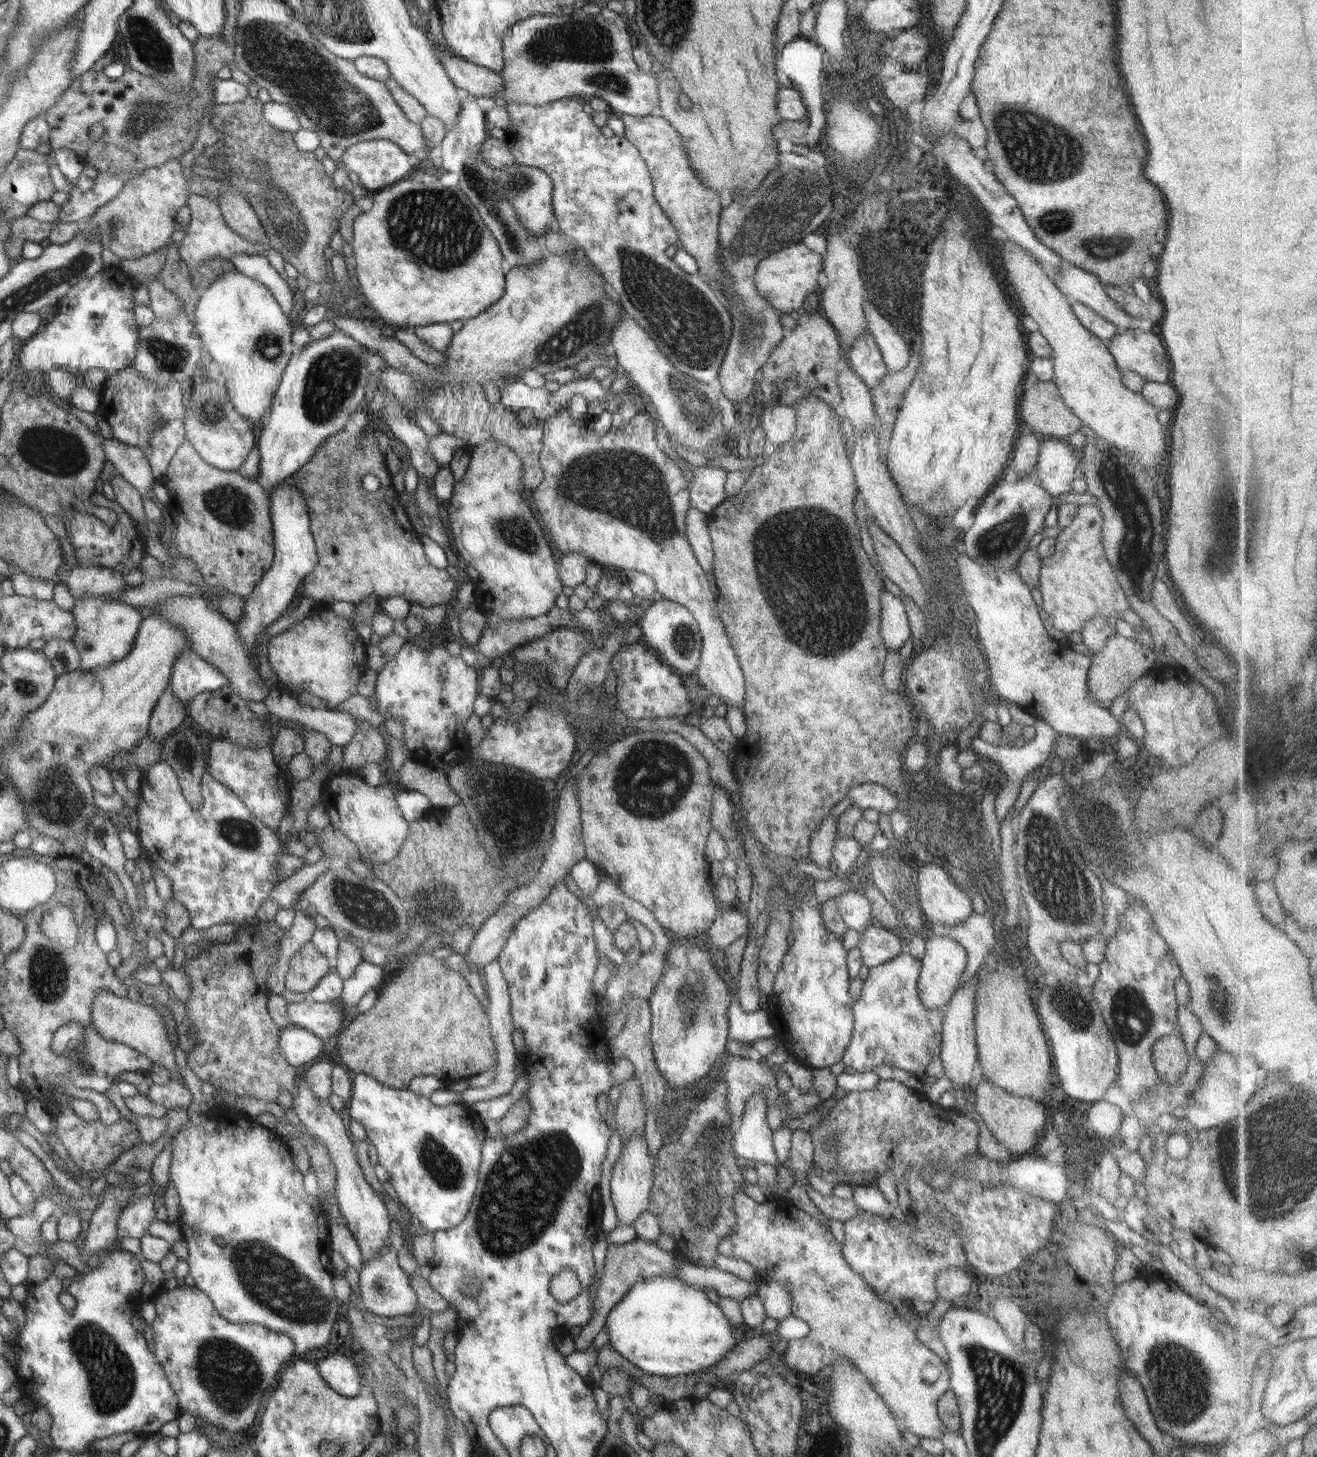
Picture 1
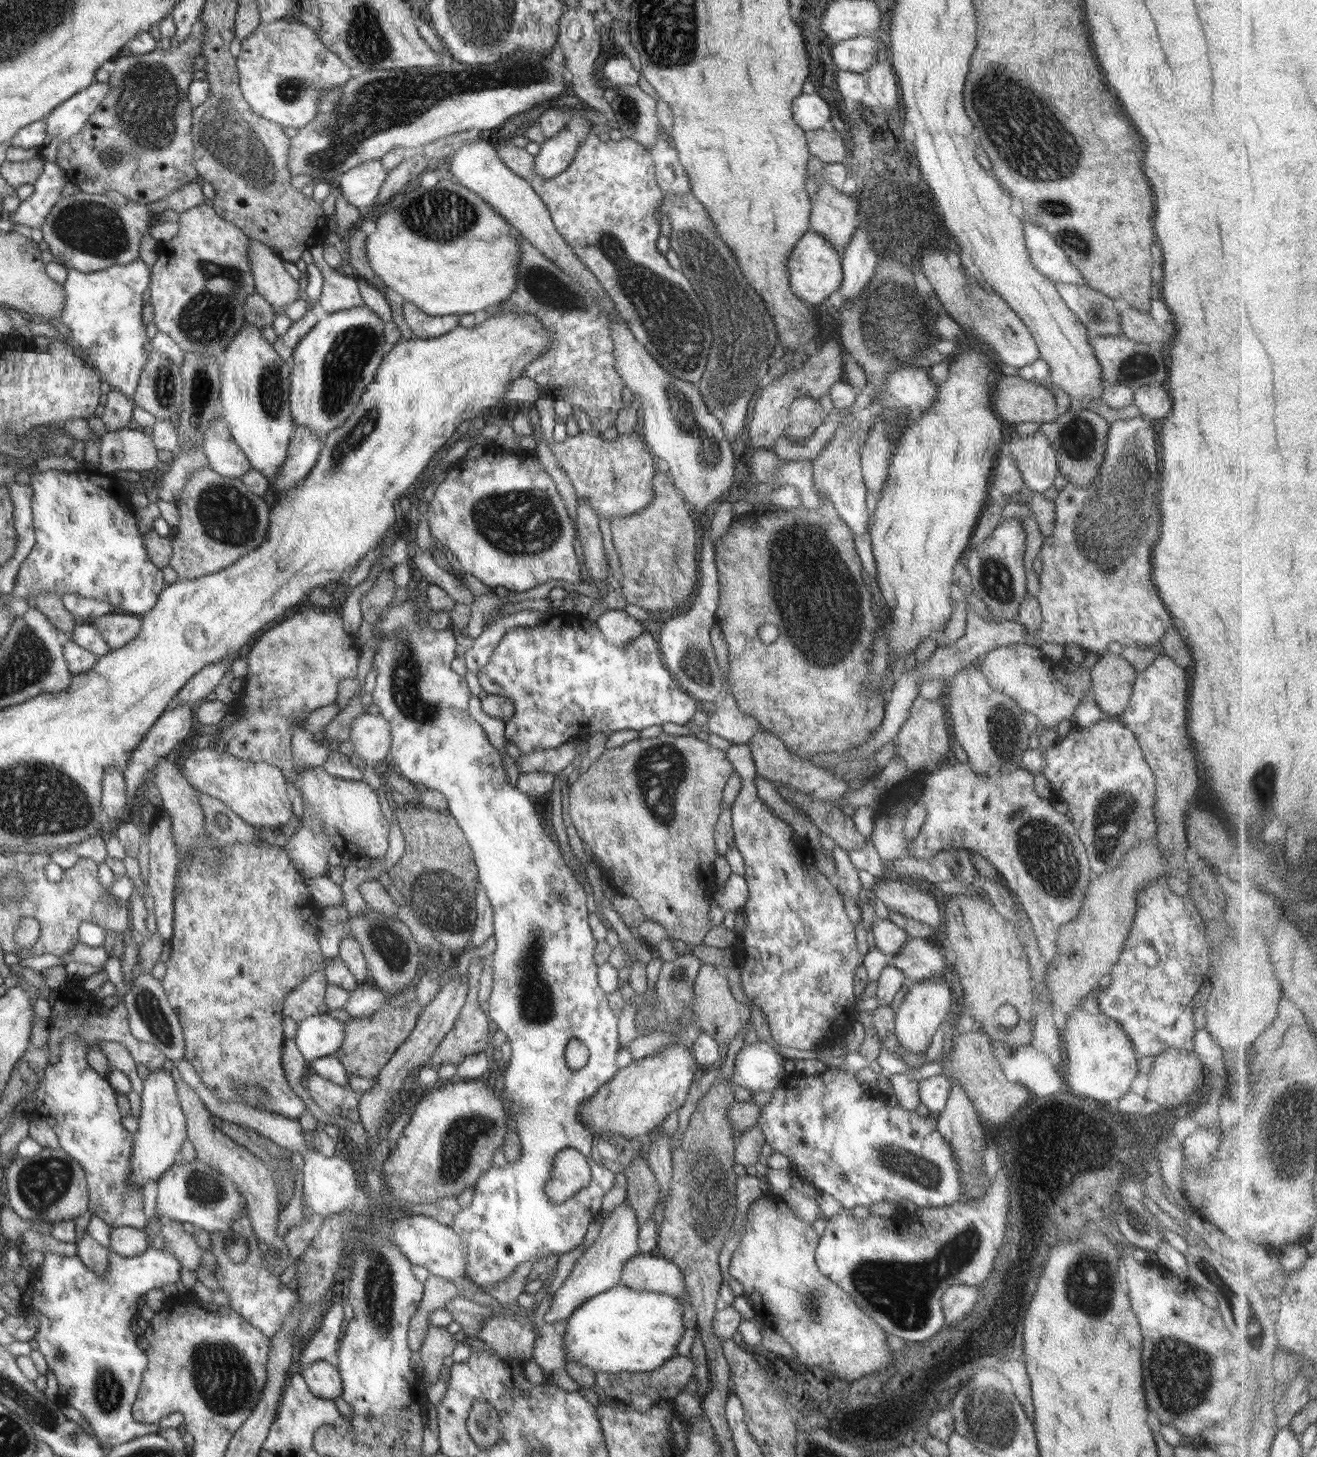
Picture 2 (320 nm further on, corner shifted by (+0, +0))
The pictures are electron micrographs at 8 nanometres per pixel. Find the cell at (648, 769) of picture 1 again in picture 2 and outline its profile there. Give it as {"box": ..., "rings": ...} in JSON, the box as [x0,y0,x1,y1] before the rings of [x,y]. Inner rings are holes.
{"box":[569,731,734,949],"rings":[[[663,731],[655,738],[634,739],[622,746],[606,749],[586,770],[586,773],[580,775],[569,788],[570,816],[577,829],[577,834],[582,842],[586,842],[592,852],[596,854],[596,858],[600,862],[599,866],[606,868],[608,876],[614,878],[616,890],[624,896],[631,896],[637,900],[648,920],[661,924],[667,930],[670,938],[688,949],[702,944],[704,936],[713,926],[709,919],[709,896],[716,890],[713,862],[719,852],[714,840],[715,824],[724,809],[723,793],[726,784],[734,772],[733,764],[727,759],[726,751],[711,746],[708,741],[700,740],[693,734],[679,736]]]}

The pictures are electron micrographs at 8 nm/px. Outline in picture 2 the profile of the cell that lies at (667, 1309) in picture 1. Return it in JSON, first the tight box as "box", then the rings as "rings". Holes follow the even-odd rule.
{"box":[563,1285,685,1374],"rings":[[[616,1285],[583,1302],[568,1318],[563,1334],[565,1362],[578,1362],[596,1372],[616,1374],[618,1372],[652,1372],[669,1358],[678,1356],[676,1347],[685,1332],[683,1306],[676,1298],[667,1294],[638,1292],[626,1285]]]}

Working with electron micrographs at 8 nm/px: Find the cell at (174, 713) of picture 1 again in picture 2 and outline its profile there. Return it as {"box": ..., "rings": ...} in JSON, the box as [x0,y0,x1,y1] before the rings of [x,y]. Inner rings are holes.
{"box":[148,758,327,1120],"rings":[[[161,758],[154,765],[153,772],[150,773],[148,779],[150,785],[156,786],[162,797],[163,810],[169,816],[171,826],[173,827],[173,835],[177,841],[177,849],[179,852],[185,852],[185,865],[177,872],[177,881],[174,889],[174,914],[173,914],[173,937],[170,938],[171,953],[169,959],[165,962],[166,975],[162,978],[162,987],[168,997],[170,1007],[176,1012],[182,1026],[182,1032],[185,1039],[185,1060],[192,1063],[195,1069],[199,1072],[202,1082],[206,1083],[210,1090],[213,1090],[223,1101],[238,1101],[244,1103],[243,1098],[237,1094],[237,1090],[244,1085],[256,1085],[260,1087],[269,1098],[269,1102],[262,1107],[264,1111],[271,1112],[275,1115],[297,1120],[298,1116],[306,1110],[306,1114],[310,1114],[304,1106],[304,1101],[300,1100],[296,1093],[292,1092],[284,1070],[282,1070],[282,1062],[280,1062],[280,1052],[282,1052],[282,1044],[284,1044],[284,1034],[282,1034],[282,1002],[292,993],[302,982],[305,982],[307,977],[310,977],[316,971],[323,971],[325,960],[327,957],[323,953],[320,934],[318,932],[318,908],[316,902],[308,902],[310,900],[309,888],[304,877],[294,867],[292,861],[288,857],[288,853],[280,847],[268,844],[240,844],[220,847],[215,849],[209,841],[209,836],[205,833],[205,812],[199,801],[199,792],[193,789],[189,780],[180,774],[180,770],[174,766],[174,762],[167,758]]]}

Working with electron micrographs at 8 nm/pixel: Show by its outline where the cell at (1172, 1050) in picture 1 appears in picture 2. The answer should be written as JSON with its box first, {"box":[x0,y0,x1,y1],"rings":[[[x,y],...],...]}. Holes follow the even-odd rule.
{"box":[1145,1049,1205,1108],"rings":[[[1168,1049],[1152,1063],[1145,1098],[1162,1108],[1175,1108],[1203,1087],[1205,1074],[1194,1052]]]}

